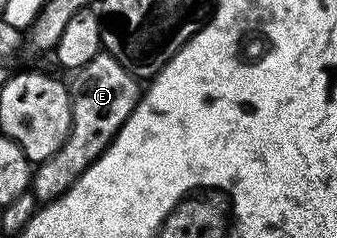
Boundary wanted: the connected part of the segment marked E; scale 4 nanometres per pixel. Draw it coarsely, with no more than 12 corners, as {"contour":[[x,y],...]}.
{"contour":[[108,52],[69,78],[72,123],[32,173],[55,201],[138,106],[139,78]]}

